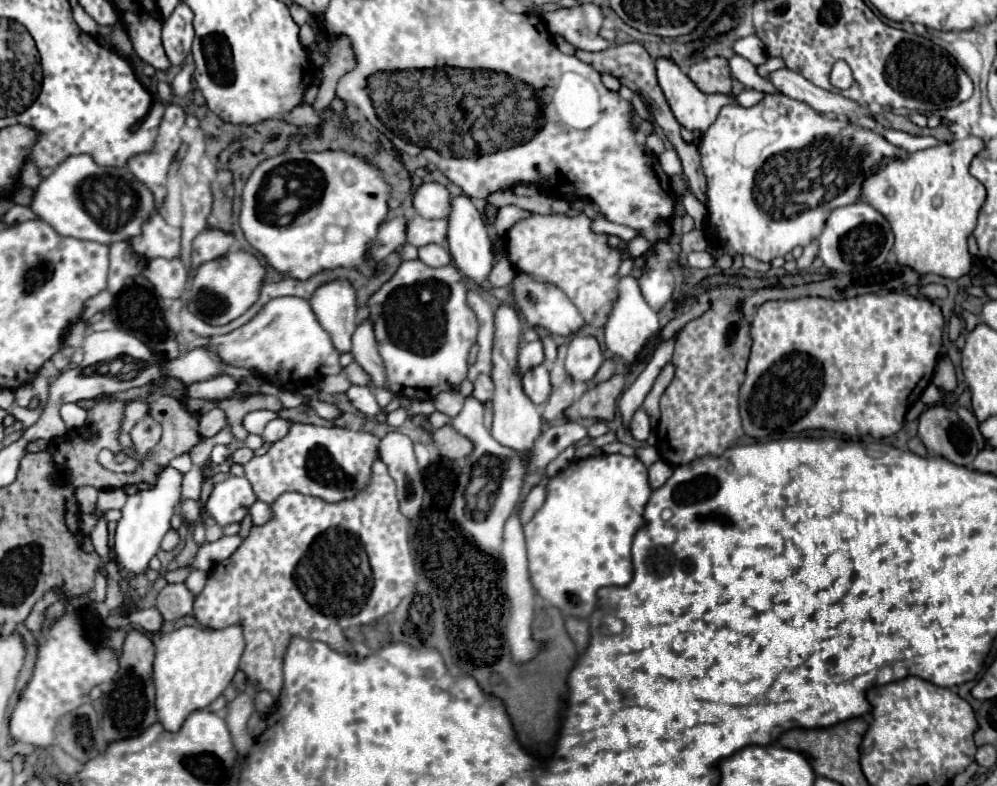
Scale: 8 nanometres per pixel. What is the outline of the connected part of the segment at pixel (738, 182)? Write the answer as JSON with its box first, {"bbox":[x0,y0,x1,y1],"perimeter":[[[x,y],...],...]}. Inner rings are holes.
{"bbox":[698,93,904,261],"perimeter":[[[782,93],[766,95],[760,103],[748,109],[740,105],[722,107],[718,119],[704,133],[698,151],[708,181],[710,215],[704,229],[706,235],[712,241],[728,243],[736,253],[746,253],[760,261],[784,257],[794,247],[808,245],[822,233],[836,207],[852,205],[862,199],[864,181],[880,171],[884,159],[904,159],[904,151],[888,143],[880,133],[850,119],[830,119],[820,115],[810,105]]]}

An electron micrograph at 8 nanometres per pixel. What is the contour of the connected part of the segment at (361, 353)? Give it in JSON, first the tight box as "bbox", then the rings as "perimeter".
{"bbox":[352,321,386,389],"perimeter":[[[364,321],[352,335],[352,355],[354,355],[354,361],[370,375],[370,385],[384,389],[386,387],[386,367],[378,353],[372,325],[368,321]]]}

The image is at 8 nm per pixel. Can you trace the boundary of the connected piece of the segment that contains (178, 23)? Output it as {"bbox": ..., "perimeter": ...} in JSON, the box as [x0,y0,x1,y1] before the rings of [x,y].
{"bbox":[162,1,192,65],"perimeter":[[[180,1],[174,13],[162,25],[162,45],[172,65],[180,65],[186,59],[192,47],[192,39],[192,11]]]}

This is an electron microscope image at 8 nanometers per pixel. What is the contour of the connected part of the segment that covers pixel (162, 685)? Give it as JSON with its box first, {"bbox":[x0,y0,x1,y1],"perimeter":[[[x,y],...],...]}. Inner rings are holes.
{"bbox":[154,625,244,733],"perimeter":[[[238,625],[204,631],[198,627],[180,627],[172,633],[162,633],[156,641],[156,661],[154,661],[154,687],[156,687],[156,715],[158,723],[176,733],[186,717],[194,711],[206,709],[216,697],[224,693],[234,673],[238,671],[238,661],[244,651],[244,637]]]}

